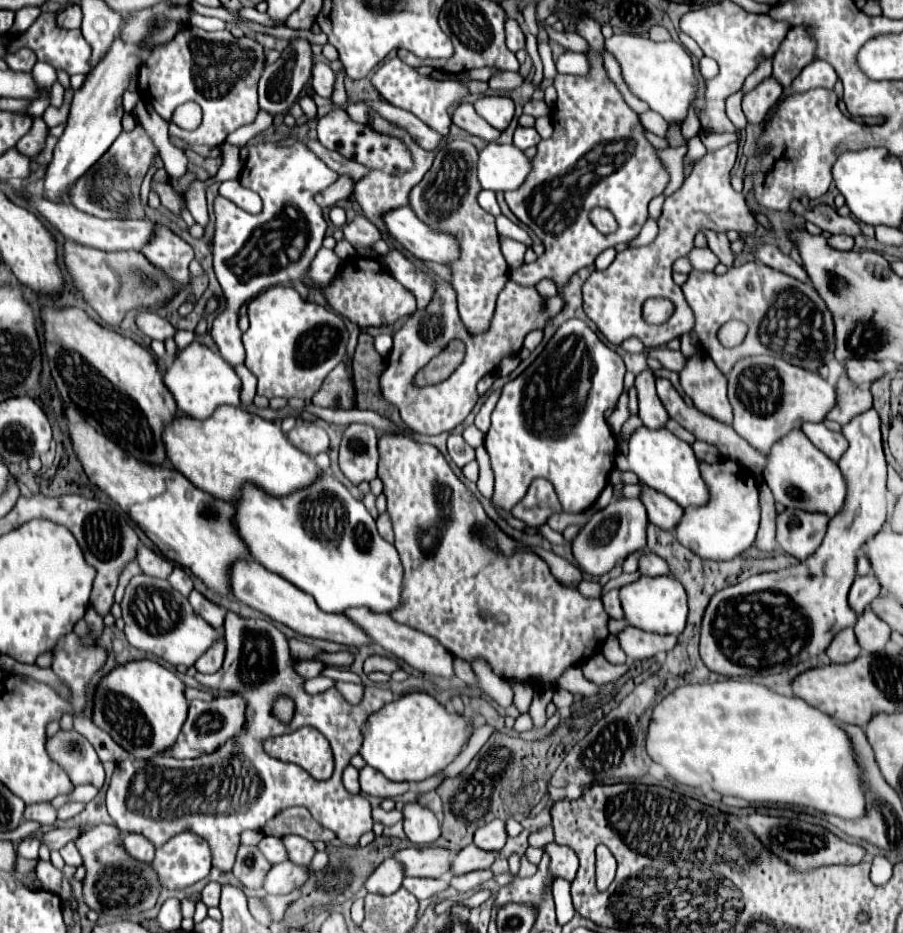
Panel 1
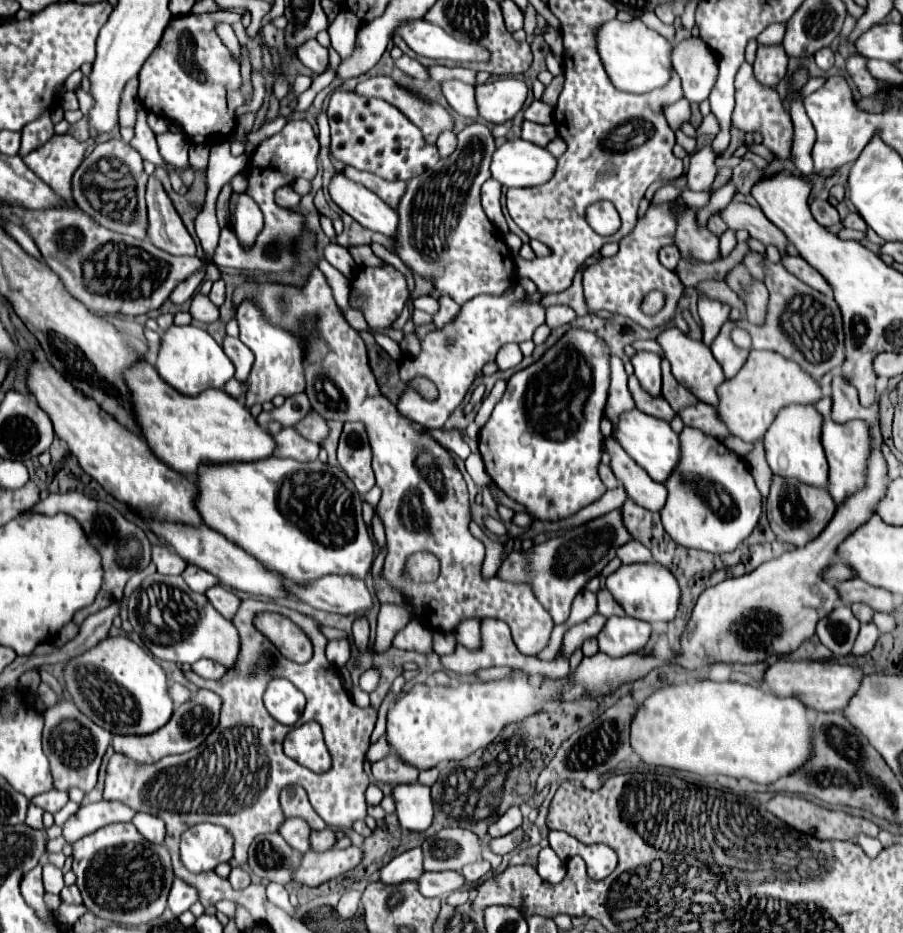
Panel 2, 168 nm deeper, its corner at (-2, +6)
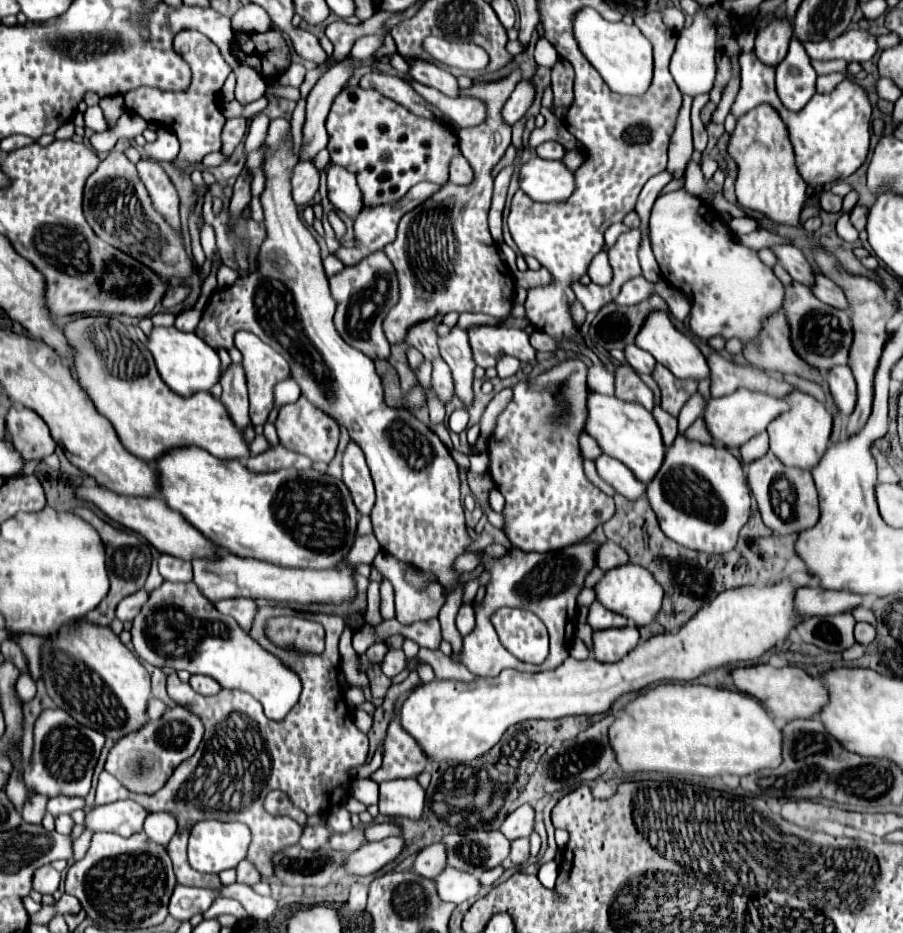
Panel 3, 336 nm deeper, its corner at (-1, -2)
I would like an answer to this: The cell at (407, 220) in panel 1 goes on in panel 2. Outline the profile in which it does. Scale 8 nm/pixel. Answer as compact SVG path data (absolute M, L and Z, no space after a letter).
M341 171L333 175L329 183L331 199L357 223L371 231L379 231L383 235L395 235L397 231L397 211L387 207L375 193L359 183L347 179Z

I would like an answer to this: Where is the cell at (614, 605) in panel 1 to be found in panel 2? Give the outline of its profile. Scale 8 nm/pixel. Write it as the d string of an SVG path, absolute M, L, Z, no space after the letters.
M605 589L597 591L597 613L603 615L603 617L607 617L607 619L613 617L613 615L619 615L619 617L625 615L623 607L619 607L619 603L615 603L613 597L611 597L611 593L605 591Z

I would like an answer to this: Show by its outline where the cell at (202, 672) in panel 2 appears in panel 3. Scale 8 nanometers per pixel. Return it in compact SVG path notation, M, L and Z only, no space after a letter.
M192 675L190 685L200 695L216 695L222 689L218 681L214 681L212 677L204 677L204 675Z

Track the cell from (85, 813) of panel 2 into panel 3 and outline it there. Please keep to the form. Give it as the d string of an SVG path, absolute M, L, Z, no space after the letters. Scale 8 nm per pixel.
M116 801L110 805L94 807L84 819L84 829L92 833L112 831L122 837L130 837L142 831L146 815L148 813L144 807L140 807L136 801Z

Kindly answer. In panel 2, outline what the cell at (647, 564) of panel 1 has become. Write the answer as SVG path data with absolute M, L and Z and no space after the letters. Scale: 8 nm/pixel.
M629 541L617 549L617 557L625 565L627 563L647 563L647 561L651 561L651 551L647 547L643 547L643 543L639 543L639 541Z

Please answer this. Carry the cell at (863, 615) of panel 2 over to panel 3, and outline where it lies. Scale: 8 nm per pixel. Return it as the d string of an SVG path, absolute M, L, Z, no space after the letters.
M856 623L854 635L856 635L856 641L858 641L858 643L868 645L868 643L874 641L874 637L876 637L876 629L874 629L870 623Z

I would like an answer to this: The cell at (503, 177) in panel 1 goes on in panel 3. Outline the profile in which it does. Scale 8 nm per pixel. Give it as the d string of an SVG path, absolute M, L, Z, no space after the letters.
M532 157L518 169L518 185L534 201L560 201L572 195L574 175L562 161Z

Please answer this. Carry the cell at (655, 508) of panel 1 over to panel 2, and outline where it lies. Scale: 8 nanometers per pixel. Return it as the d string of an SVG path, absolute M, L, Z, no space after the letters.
M605 439L605 451L611 455L611 469L615 477L623 483L627 497L631 497L635 503L641 507L647 507L651 511L661 511L665 499L667 499L667 489L663 483L655 483L625 451L623 447L613 439Z

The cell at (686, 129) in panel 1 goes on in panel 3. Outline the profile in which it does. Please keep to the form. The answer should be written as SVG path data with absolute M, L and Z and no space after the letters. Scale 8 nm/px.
M698 13L694 17L694 25L690 29L684 29L678 33L676 51L670 61L670 73L678 85L678 89L684 95L696 97L702 93L710 93L716 79L716 25L706 19L704 13Z

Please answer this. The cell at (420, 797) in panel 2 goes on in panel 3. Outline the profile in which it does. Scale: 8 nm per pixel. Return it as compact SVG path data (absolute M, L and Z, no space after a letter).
M394 779L380 785L380 813L386 817L406 817L410 821L422 819L424 789L416 779Z

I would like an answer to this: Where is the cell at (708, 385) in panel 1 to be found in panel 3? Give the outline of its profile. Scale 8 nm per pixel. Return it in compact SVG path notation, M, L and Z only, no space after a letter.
M654 311L650 315L650 319L646 319L642 331L636 337L636 345L648 353L652 353L652 357L664 365L676 379L694 379L694 381L702 381L710 377L710 367L706 363L706 357L702 355L702 351L694 345L694 341L690 337L686 337L684 333L680 333L670 317L664 311Z

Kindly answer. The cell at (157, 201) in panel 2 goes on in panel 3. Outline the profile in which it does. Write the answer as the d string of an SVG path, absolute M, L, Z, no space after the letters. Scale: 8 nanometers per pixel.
M142 159L136 167L138 167L140 179L146 185L148 195L150 195L150 199L154 203L154 209L166 219L166 223L170 223L170 227L176 233L180 233L178 195L176 195L176 189L172 185L172 181L164 173L164 169L152 159Z

